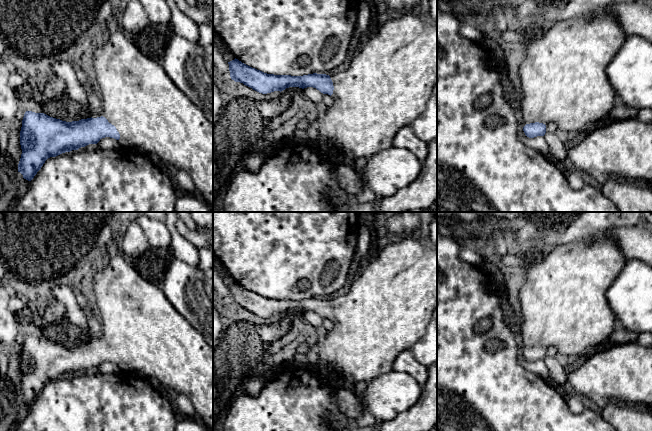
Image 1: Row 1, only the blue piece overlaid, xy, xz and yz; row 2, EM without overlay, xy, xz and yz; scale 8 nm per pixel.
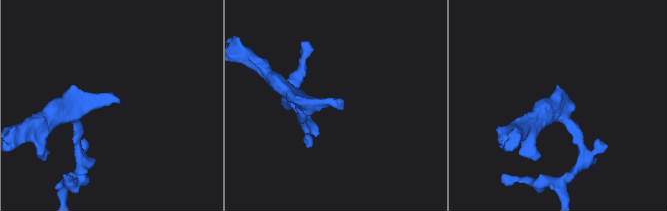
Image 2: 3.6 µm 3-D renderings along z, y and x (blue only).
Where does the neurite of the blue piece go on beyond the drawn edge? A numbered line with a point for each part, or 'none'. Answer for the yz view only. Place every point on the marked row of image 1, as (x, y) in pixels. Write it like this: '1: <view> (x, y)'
1: yz (563, 78)

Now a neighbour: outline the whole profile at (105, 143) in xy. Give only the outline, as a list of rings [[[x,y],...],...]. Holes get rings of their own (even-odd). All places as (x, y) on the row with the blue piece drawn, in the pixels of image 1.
[[[105,137],[105,138],[100,139],[97,145],[98,145],[98,148],[100,149],[110,149],[110,150],[122,149],[118,140],[114,138],[110,138],[110,137]]]

